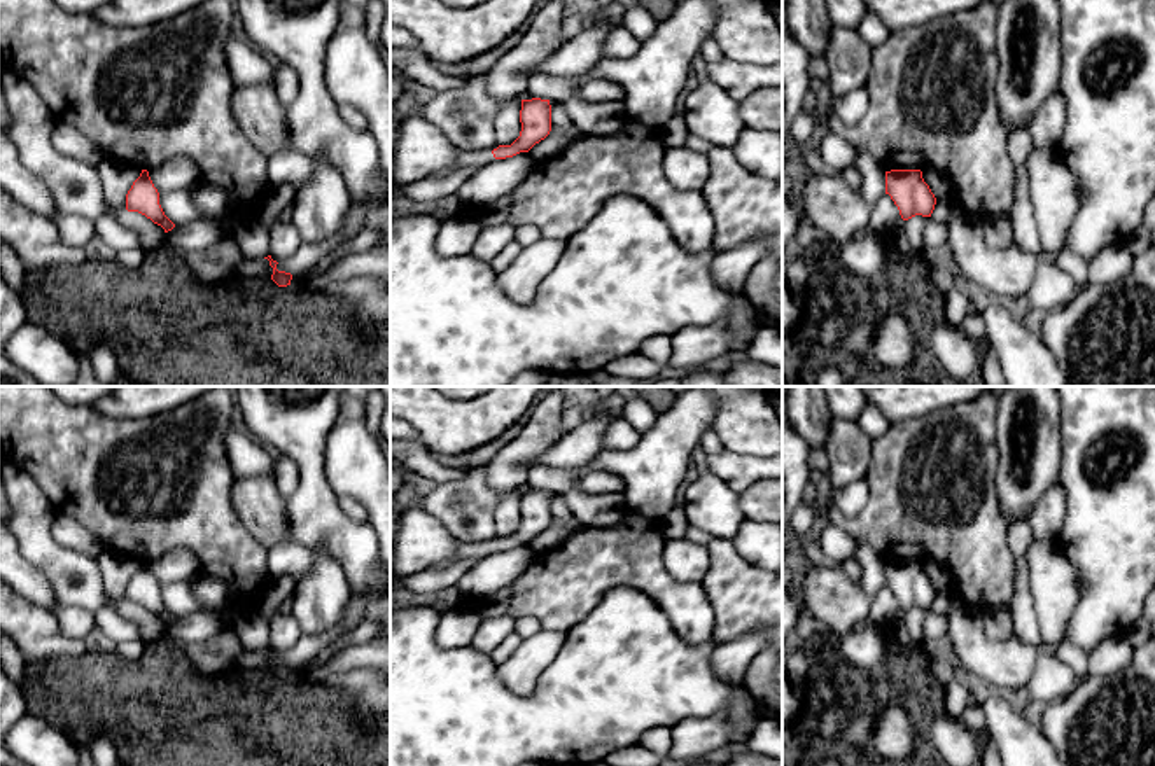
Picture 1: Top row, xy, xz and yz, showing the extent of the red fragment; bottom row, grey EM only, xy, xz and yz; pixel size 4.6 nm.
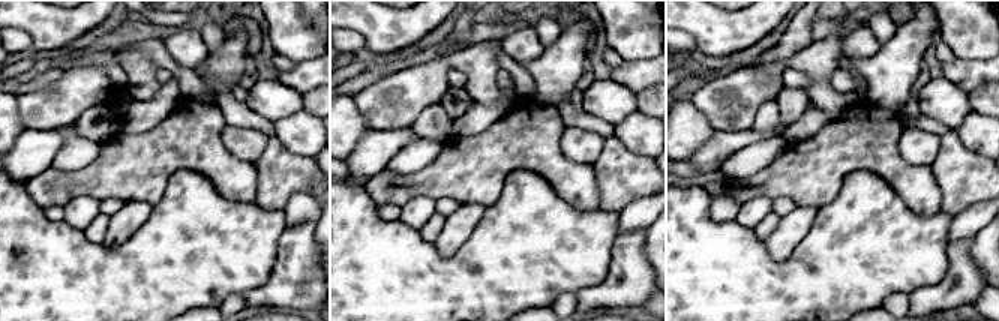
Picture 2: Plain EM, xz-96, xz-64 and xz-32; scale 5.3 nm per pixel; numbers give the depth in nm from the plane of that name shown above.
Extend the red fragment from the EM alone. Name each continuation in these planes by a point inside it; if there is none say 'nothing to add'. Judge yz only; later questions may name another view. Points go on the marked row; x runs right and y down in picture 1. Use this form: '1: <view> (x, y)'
1: yz (947, 208)

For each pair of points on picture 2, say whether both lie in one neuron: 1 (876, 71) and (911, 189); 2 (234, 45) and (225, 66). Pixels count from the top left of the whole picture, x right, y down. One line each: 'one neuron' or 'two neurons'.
1: two neurons
2: one neuron

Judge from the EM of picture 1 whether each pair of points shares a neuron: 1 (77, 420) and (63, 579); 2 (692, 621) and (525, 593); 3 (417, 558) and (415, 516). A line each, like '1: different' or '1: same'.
1: different
2: same
3: same

